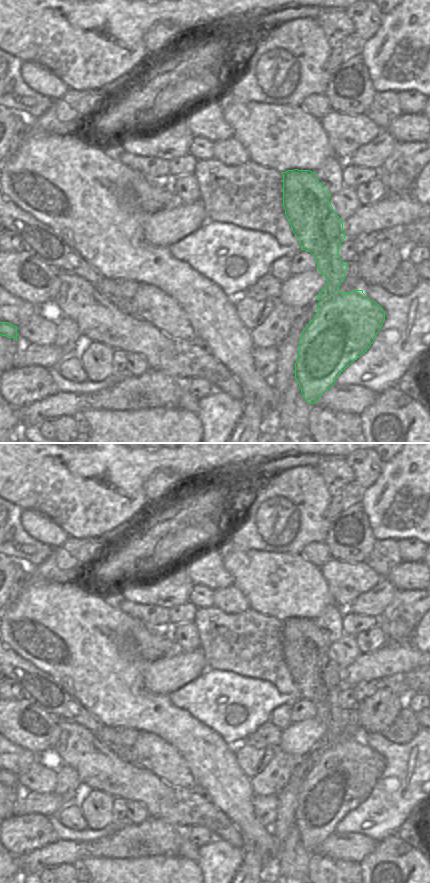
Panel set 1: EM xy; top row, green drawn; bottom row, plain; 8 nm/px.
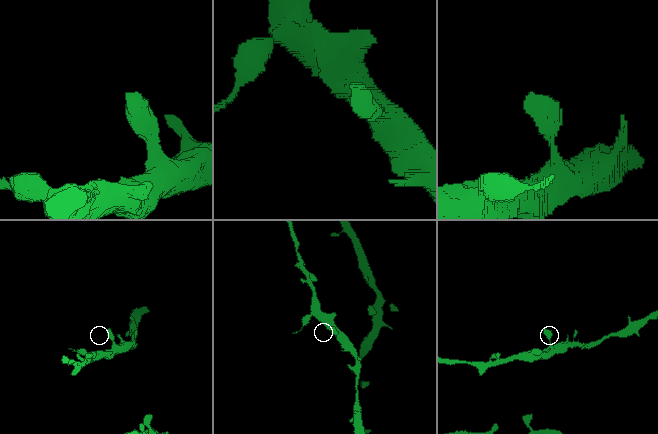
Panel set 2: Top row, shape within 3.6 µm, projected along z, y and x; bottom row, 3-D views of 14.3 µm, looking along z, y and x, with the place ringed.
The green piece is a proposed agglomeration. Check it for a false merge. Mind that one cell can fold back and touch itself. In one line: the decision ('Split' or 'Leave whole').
Leave whole.

